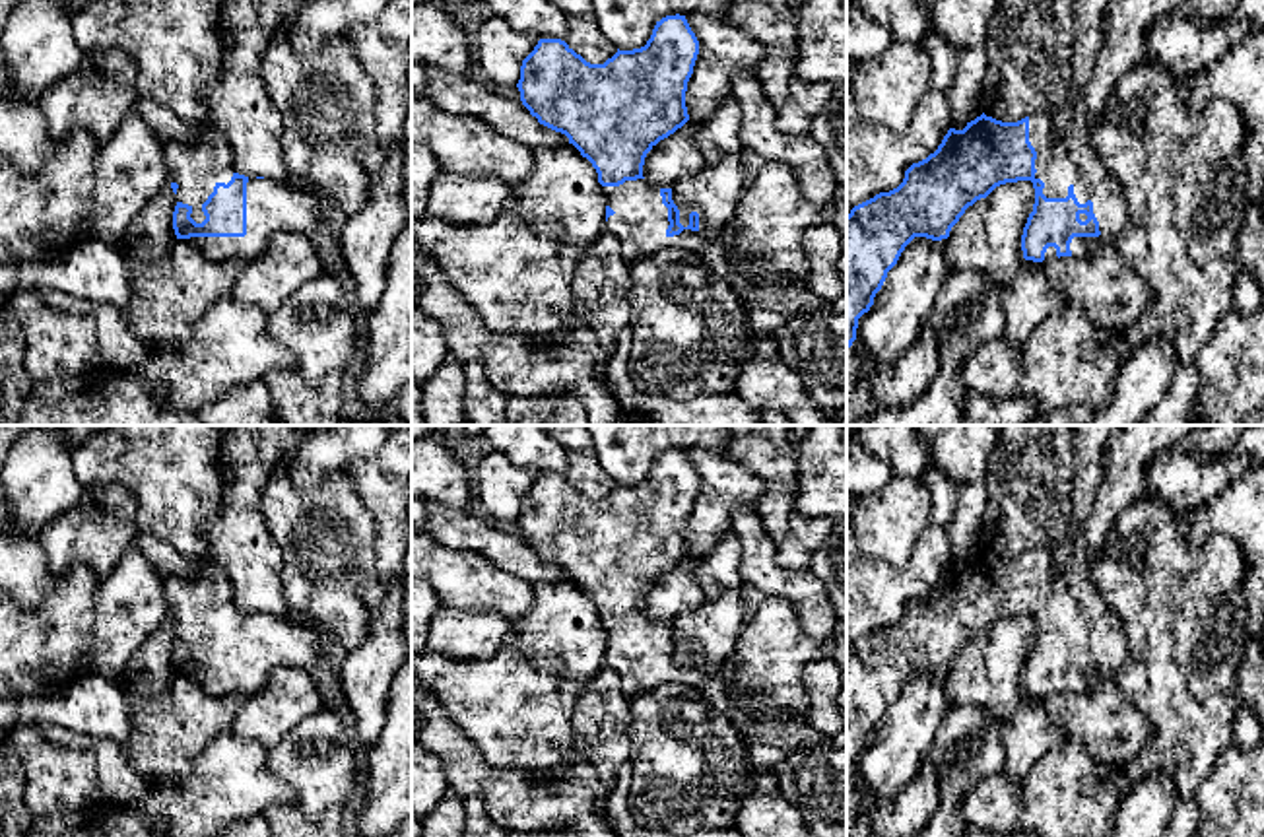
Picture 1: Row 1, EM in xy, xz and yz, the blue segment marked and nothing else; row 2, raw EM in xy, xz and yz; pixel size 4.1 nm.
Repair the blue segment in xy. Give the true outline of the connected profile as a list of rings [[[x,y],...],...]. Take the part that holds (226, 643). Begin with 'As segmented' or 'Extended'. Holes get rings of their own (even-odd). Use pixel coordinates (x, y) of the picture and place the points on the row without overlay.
Extended. [[[210,557],[190,577],[165,577],[167,616],[177,629],[173,664],[206,693],[247,697],[278,666],[311,668],[318,658],[316,625],[245,612],[235,606],[227,571]]]

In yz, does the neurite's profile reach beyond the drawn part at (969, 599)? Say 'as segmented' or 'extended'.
extended

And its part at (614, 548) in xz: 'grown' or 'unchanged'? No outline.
grown

